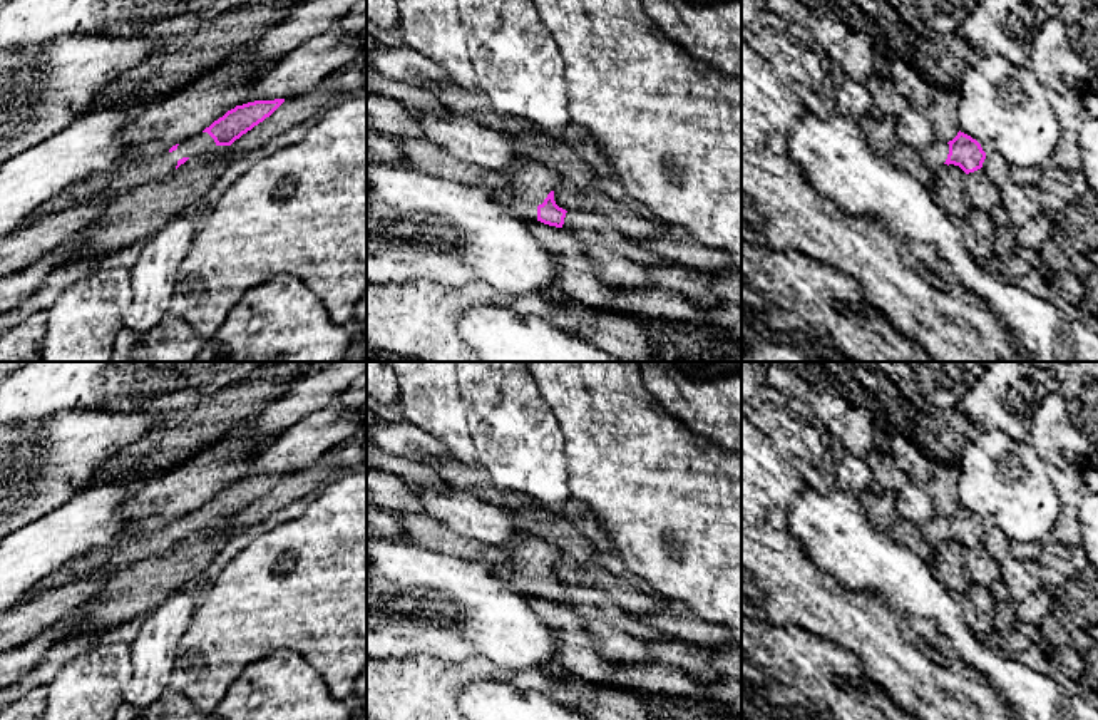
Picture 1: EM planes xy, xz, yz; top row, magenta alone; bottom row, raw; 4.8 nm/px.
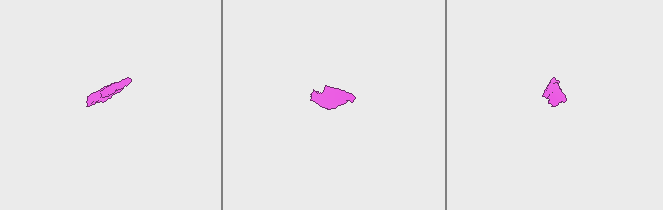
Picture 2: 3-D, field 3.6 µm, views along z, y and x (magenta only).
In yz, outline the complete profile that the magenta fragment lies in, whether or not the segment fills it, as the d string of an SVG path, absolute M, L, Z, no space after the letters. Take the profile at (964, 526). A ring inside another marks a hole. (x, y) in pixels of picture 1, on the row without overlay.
M964 507L949 517L934 516L931 521L921 526L922 536L934 548L944 539L959 541L966 549L983 543L986 527L981 519Z

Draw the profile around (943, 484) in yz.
M934 462L934 471L927 481L927 491L936 507L936 516L949 517L957 507L959 476L951 464Z

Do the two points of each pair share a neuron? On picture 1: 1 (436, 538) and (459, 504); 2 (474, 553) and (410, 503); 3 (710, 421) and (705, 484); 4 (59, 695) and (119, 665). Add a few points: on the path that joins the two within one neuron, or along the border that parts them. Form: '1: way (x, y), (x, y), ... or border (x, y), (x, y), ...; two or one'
1: border (422, 513), (479, 543); two
2: border (422, 511), (402, 514); two
3: border (675, 417), (723, 451); two
4: way (74, 695), (79, 695), (104, 670); one

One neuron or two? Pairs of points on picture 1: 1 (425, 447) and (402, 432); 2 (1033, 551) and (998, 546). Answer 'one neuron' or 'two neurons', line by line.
1: one neuron
2: one neuron

